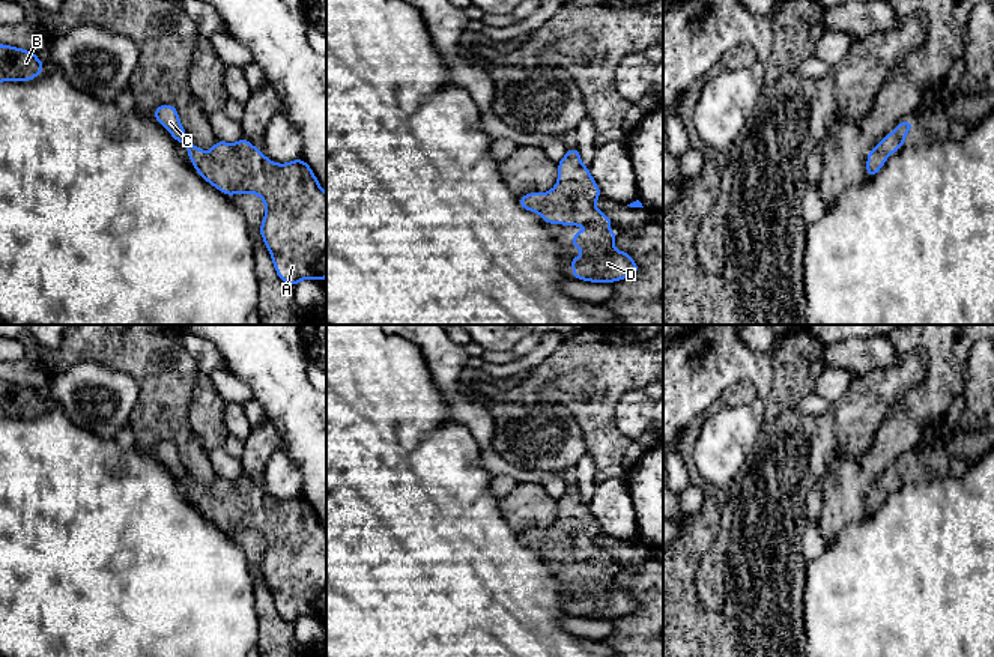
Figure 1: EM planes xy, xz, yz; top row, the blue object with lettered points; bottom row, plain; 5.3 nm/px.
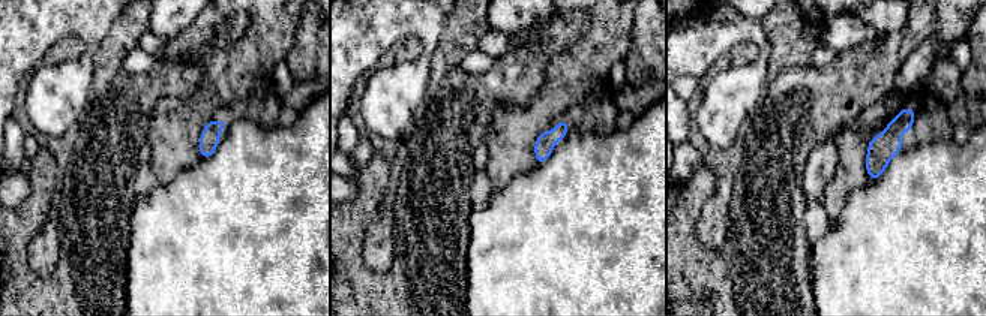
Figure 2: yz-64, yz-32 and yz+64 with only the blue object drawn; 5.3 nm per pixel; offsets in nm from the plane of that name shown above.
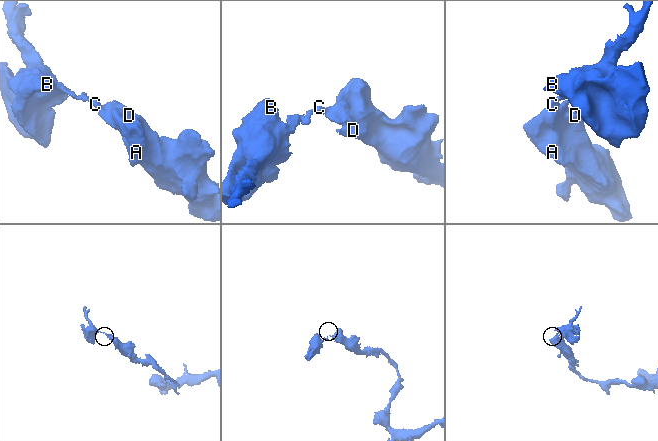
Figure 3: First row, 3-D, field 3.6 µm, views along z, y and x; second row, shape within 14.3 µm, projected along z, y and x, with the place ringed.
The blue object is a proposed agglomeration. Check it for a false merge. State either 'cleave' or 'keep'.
keep

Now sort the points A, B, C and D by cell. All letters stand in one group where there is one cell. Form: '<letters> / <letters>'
A B C D

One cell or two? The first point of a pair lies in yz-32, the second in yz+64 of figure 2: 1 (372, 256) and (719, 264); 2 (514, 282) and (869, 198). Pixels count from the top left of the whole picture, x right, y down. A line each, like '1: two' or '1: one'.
1: two
2: one

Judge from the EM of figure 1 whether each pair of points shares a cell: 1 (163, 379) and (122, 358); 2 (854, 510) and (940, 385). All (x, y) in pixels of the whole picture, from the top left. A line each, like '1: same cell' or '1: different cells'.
1: same cell
2: same cell

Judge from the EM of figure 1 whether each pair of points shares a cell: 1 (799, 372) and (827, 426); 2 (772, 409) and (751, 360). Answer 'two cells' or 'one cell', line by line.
1: two cells
2: two cells

